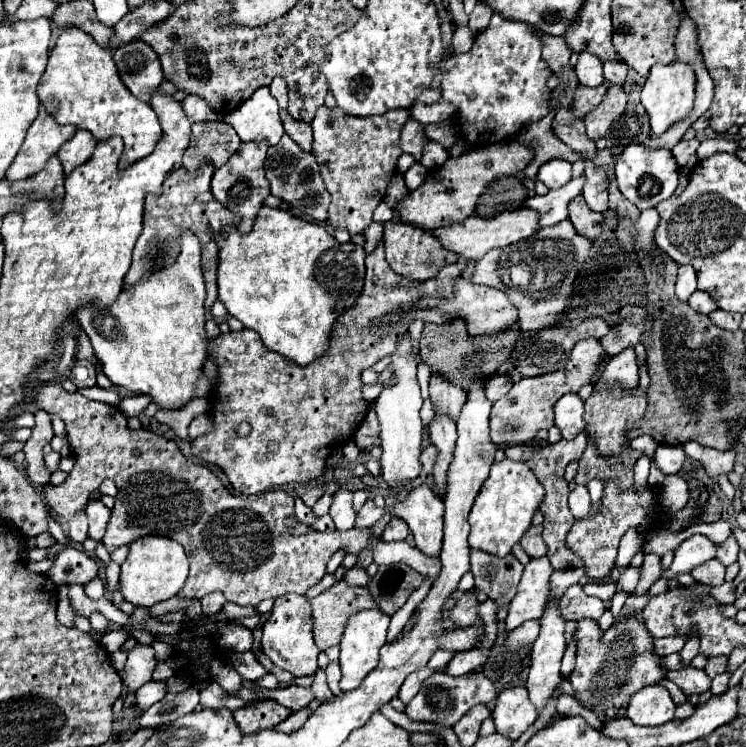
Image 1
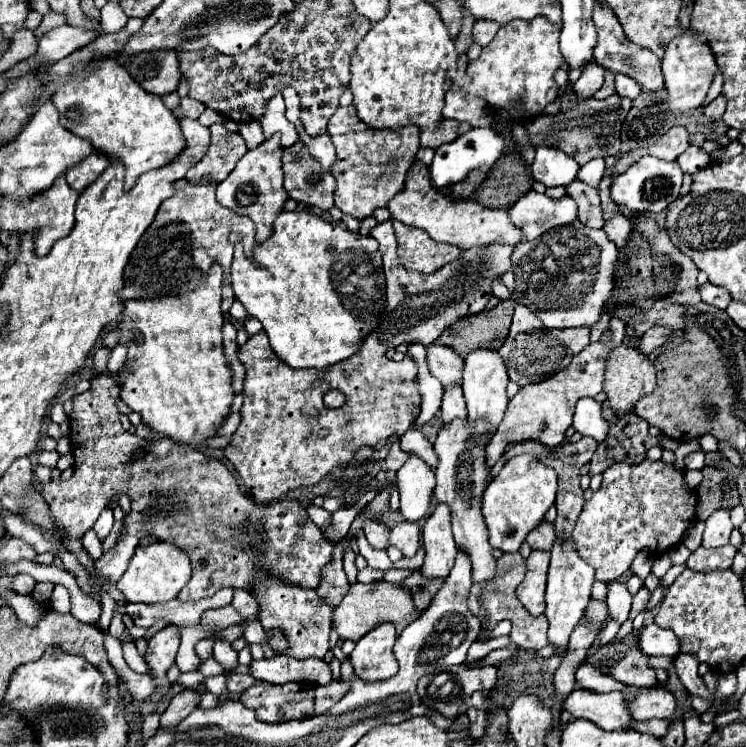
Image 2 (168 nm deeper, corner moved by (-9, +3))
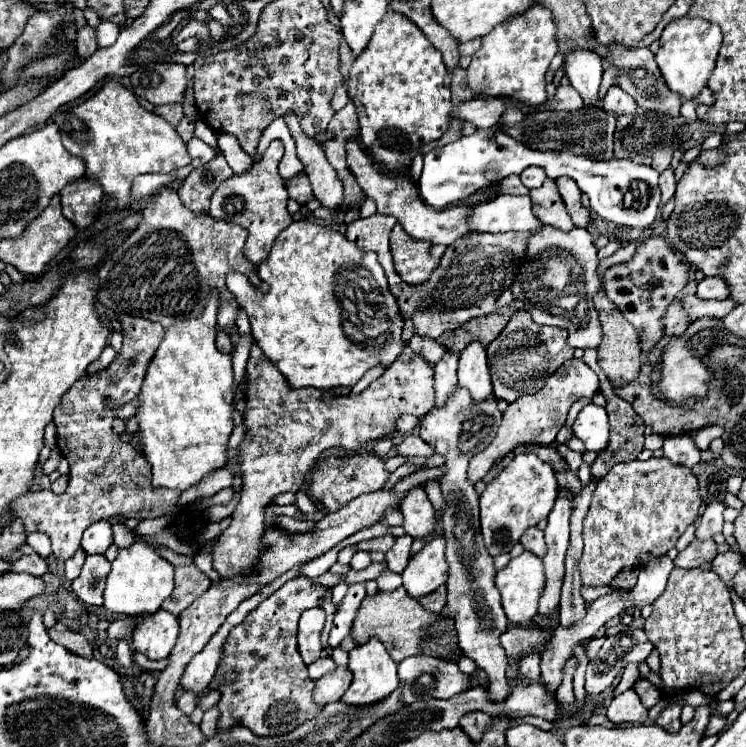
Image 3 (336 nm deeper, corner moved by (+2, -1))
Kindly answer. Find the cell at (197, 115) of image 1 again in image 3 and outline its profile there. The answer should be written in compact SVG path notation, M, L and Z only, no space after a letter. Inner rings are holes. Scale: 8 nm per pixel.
M164 104L164 108L154 108L154 112L160 114L162 118L166 118L168 124L174 126L174 128L178 126L178 122L180 122L182 116L184 116L182 104Z

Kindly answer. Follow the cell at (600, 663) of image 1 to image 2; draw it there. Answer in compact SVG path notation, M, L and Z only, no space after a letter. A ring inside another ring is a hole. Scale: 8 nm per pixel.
M637 646L629 648L625 658L611 662L609 668L611 668L611 676L623 684L647 686L647 688L657 686L655 670L647 666L647 656L643 652L639 652Z

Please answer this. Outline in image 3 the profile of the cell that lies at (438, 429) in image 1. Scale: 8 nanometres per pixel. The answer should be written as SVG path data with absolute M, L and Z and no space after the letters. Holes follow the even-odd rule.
M446 354L434 368L434 390L436 390L436 406L444 406L448 396L456 390L456 368L458 368L458 356Z

